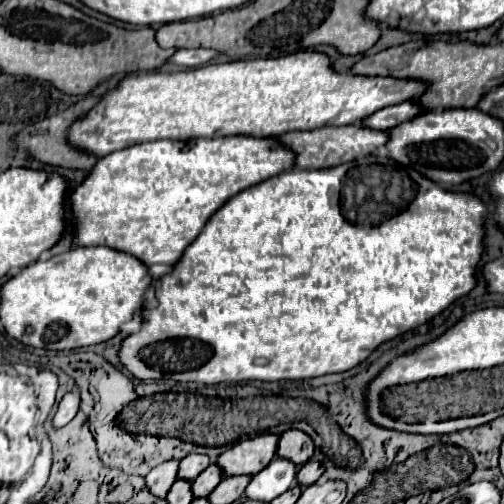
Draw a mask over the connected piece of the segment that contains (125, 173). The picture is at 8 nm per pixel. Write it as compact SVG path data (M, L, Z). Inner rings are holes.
M228 136L228 138L198 138L198 140L154 140L110 152L102 156L90 174L70 194L74 214L74 244L78 246L108 246L132 254L142 264L174 264L186 246L202 232L210 214L214 214L228 198L254 186L274 174L294 168L294 154L282 148L272 138Z

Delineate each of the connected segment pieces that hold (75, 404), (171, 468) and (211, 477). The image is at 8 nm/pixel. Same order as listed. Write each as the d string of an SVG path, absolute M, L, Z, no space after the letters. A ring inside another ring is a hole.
M72 390L72 392L68 392L68 394L62 398L62 402L58 404L58 410L56 410L54 418L52 418L52 426L54 426L54 428L66 426L66 424L76 416L78 408L80 408L80 396L78 396L76 390Z
M162 462L160 466L156 466L154 470L150 470L150 474L144 478L146 480L146 488L150 490L150 494L154 494L156 498L166 498L170 486L176 480L176 472L178 472L178 464L180 462Z
M210 464L196 480L192 480L192 496L194 498L206 498L222 480L222 472L216 464Z

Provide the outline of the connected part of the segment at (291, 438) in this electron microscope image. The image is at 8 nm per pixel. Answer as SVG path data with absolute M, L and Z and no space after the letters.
M286 430L282 436L280 436L280 442L278 442L278 450L276 454L280 458L286 458L290 462L294 462L296 466L302 466L306 464L312 454L314 454L314 444L312 444L312 438L300 430Z

